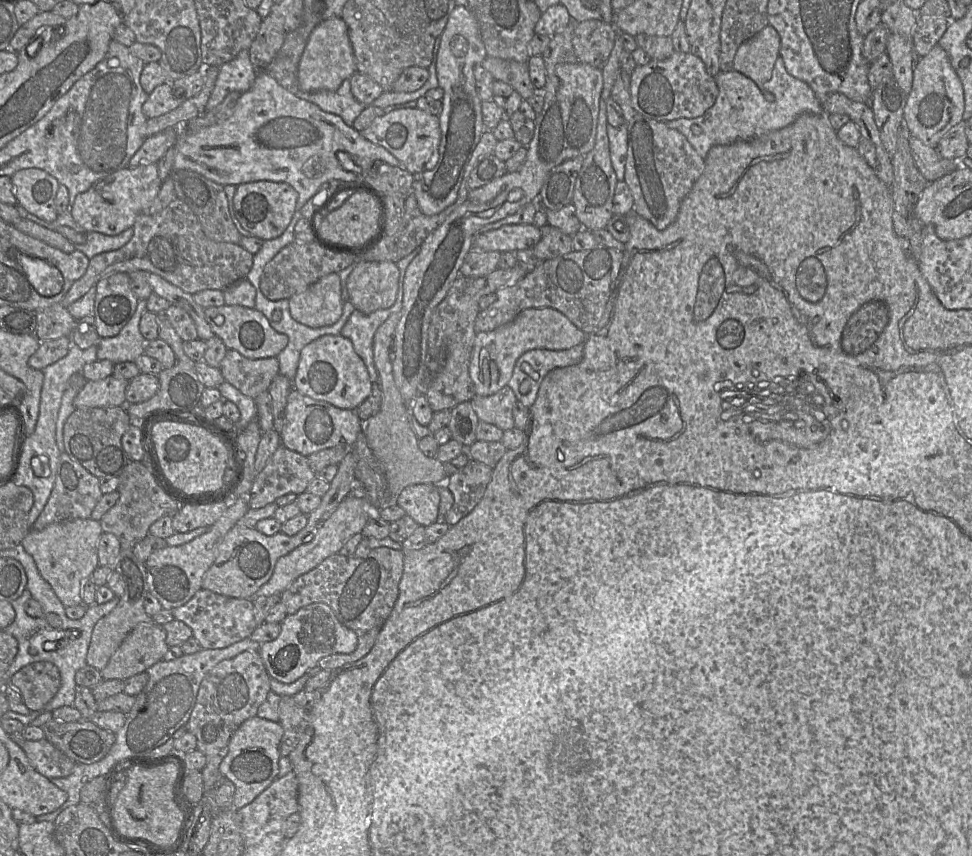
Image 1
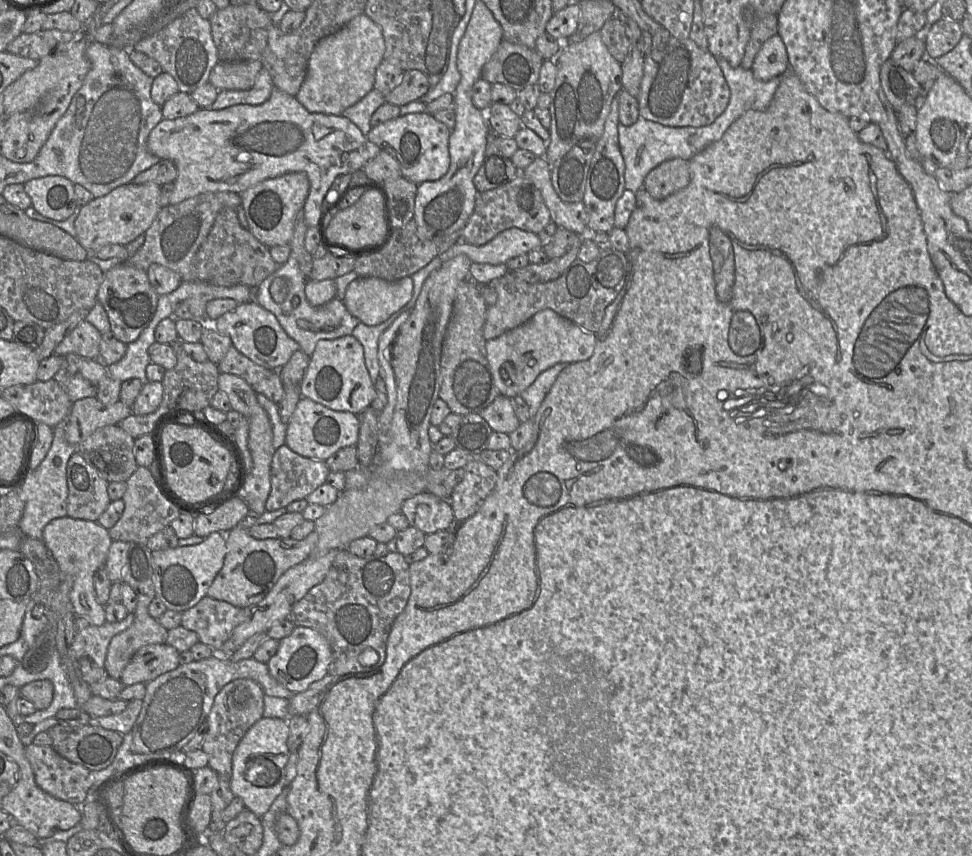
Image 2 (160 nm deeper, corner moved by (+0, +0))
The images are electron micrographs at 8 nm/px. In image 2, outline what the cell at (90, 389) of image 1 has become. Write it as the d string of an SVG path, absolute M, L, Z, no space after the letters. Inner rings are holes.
M86 397L73 402L65 422L65 438L77 446L96 429L119 424L132 413L132 409L121 400L105 405L97 397Z

